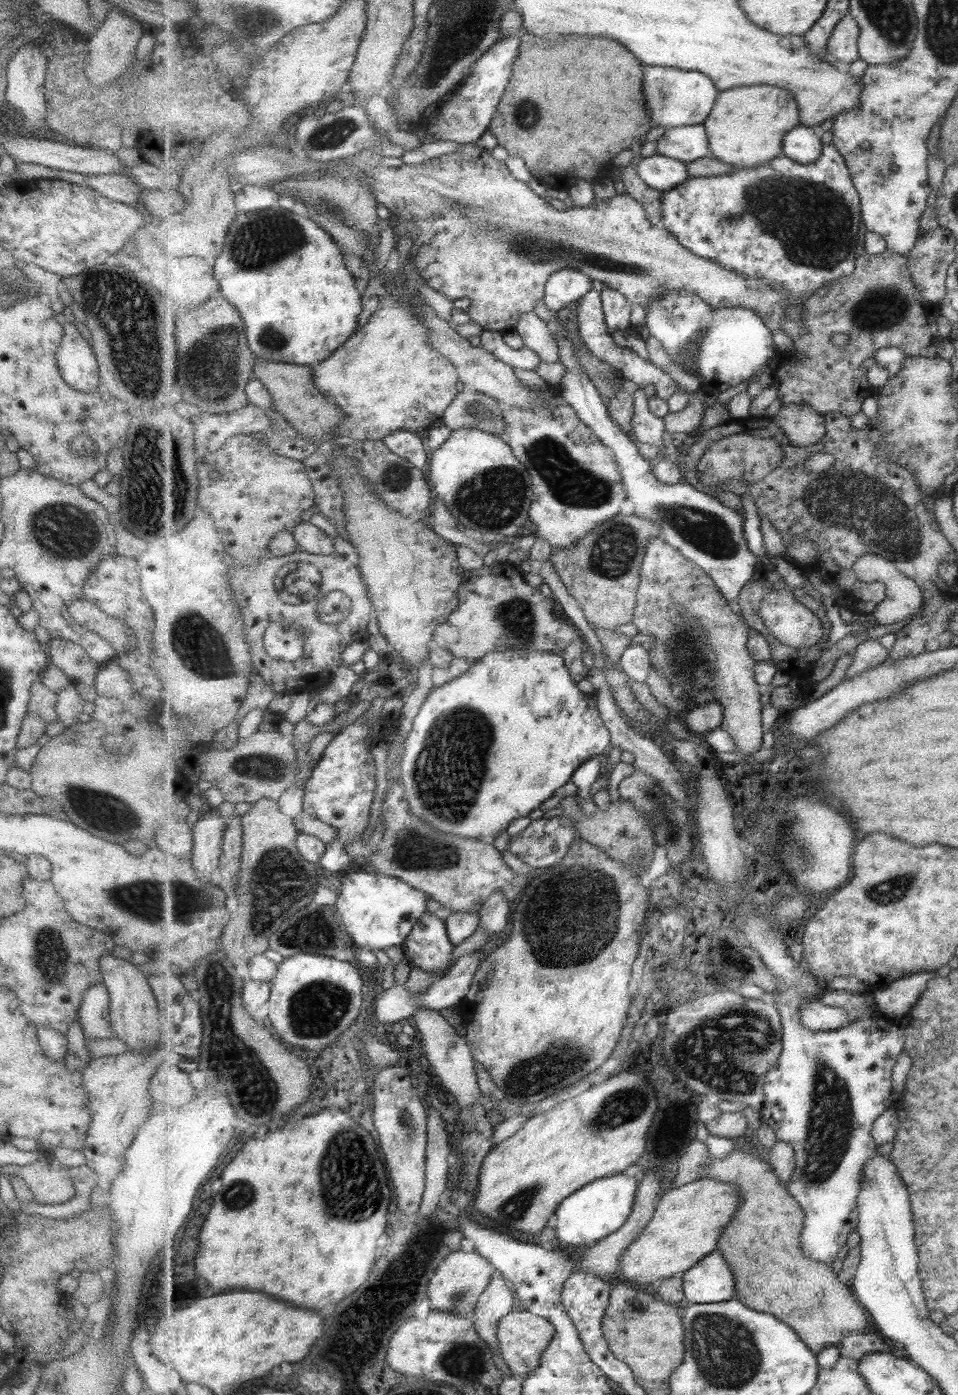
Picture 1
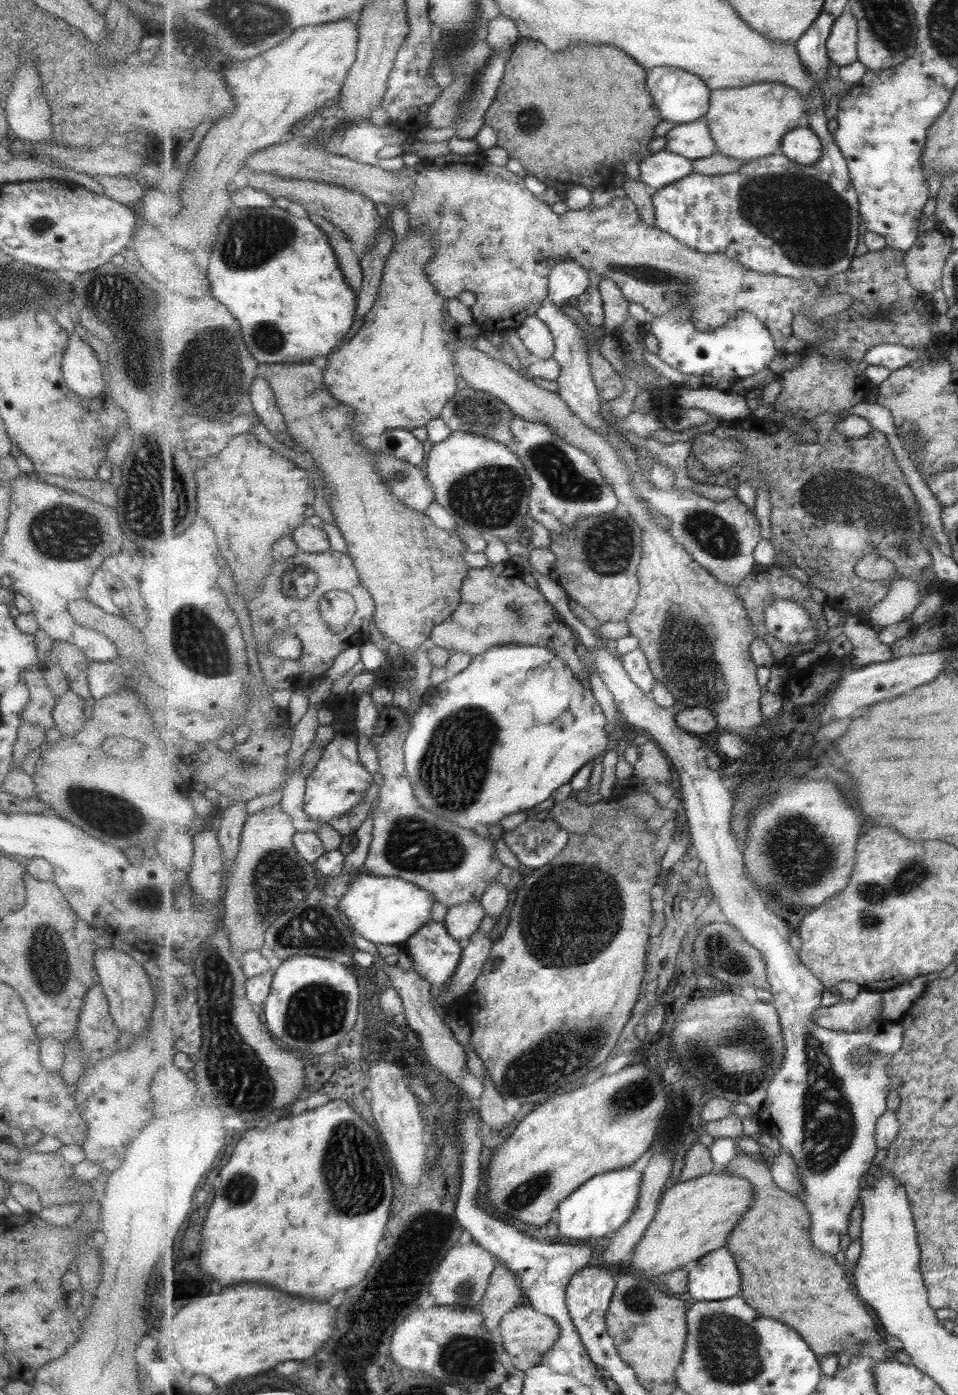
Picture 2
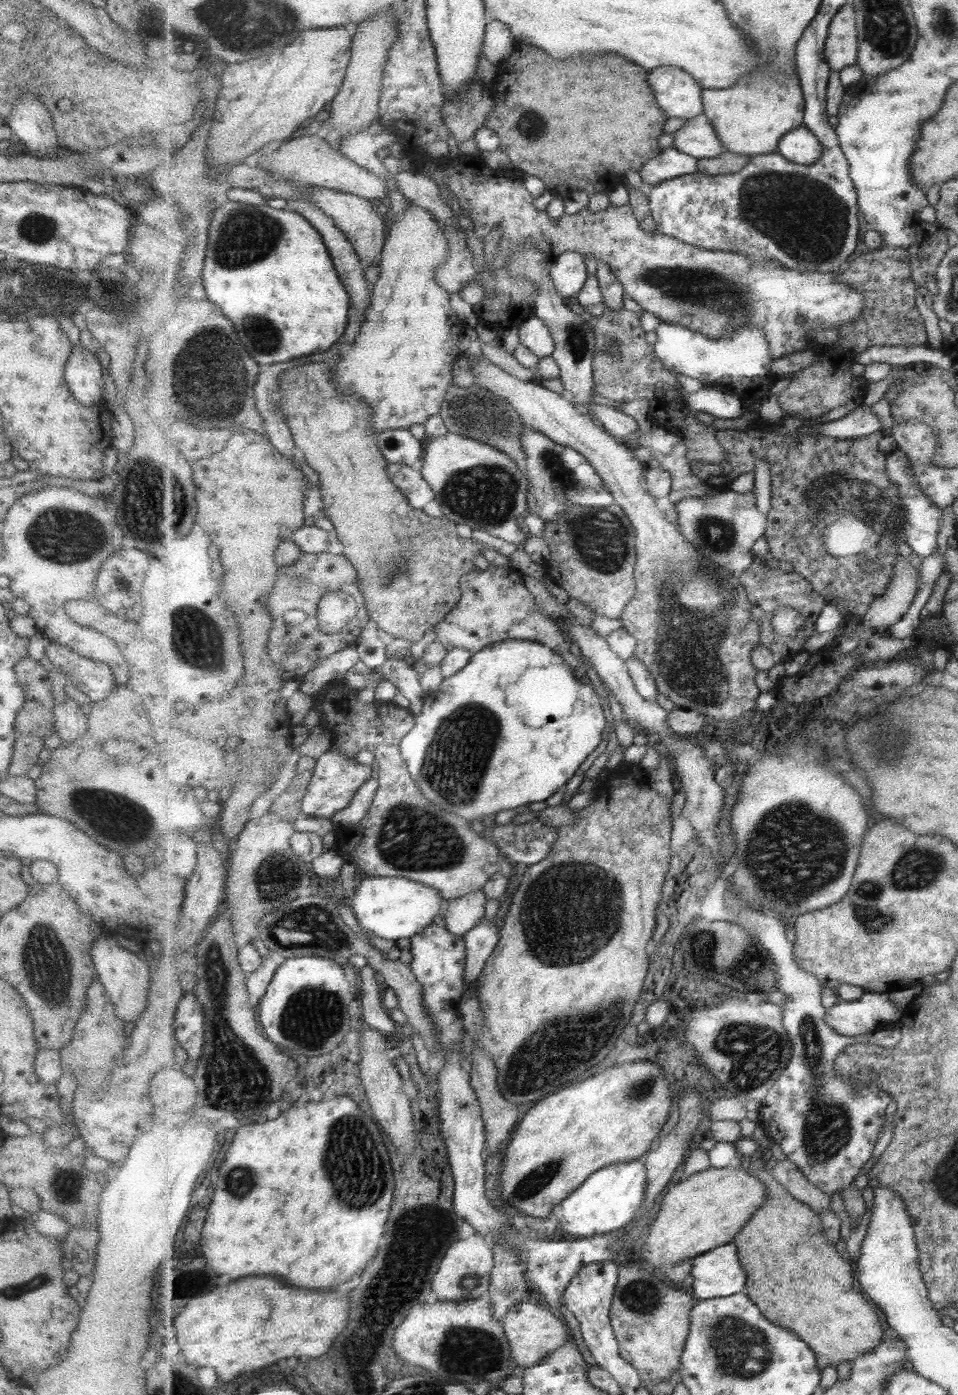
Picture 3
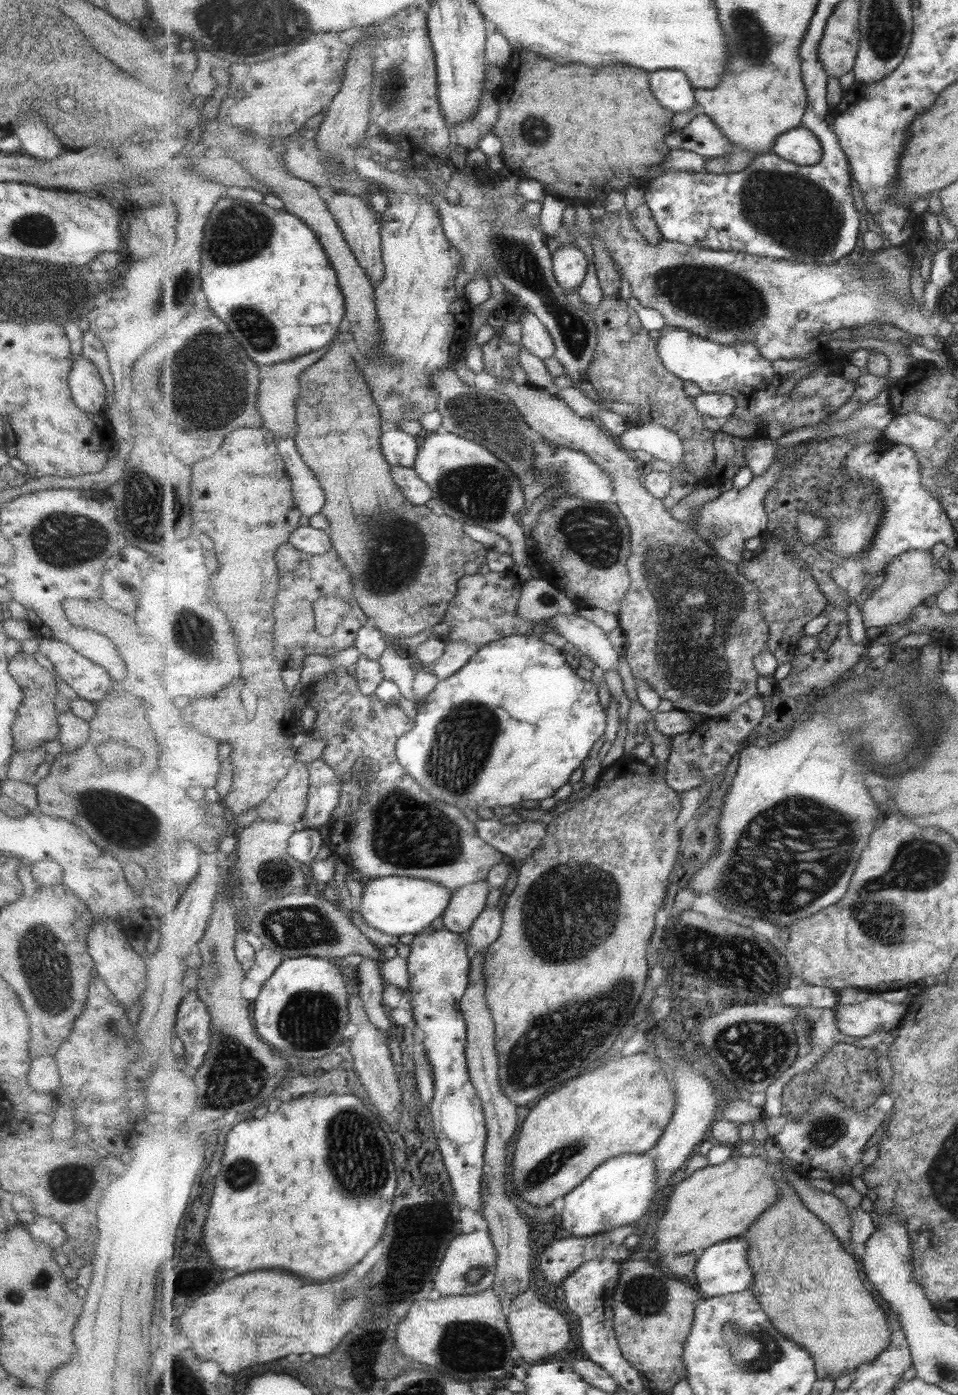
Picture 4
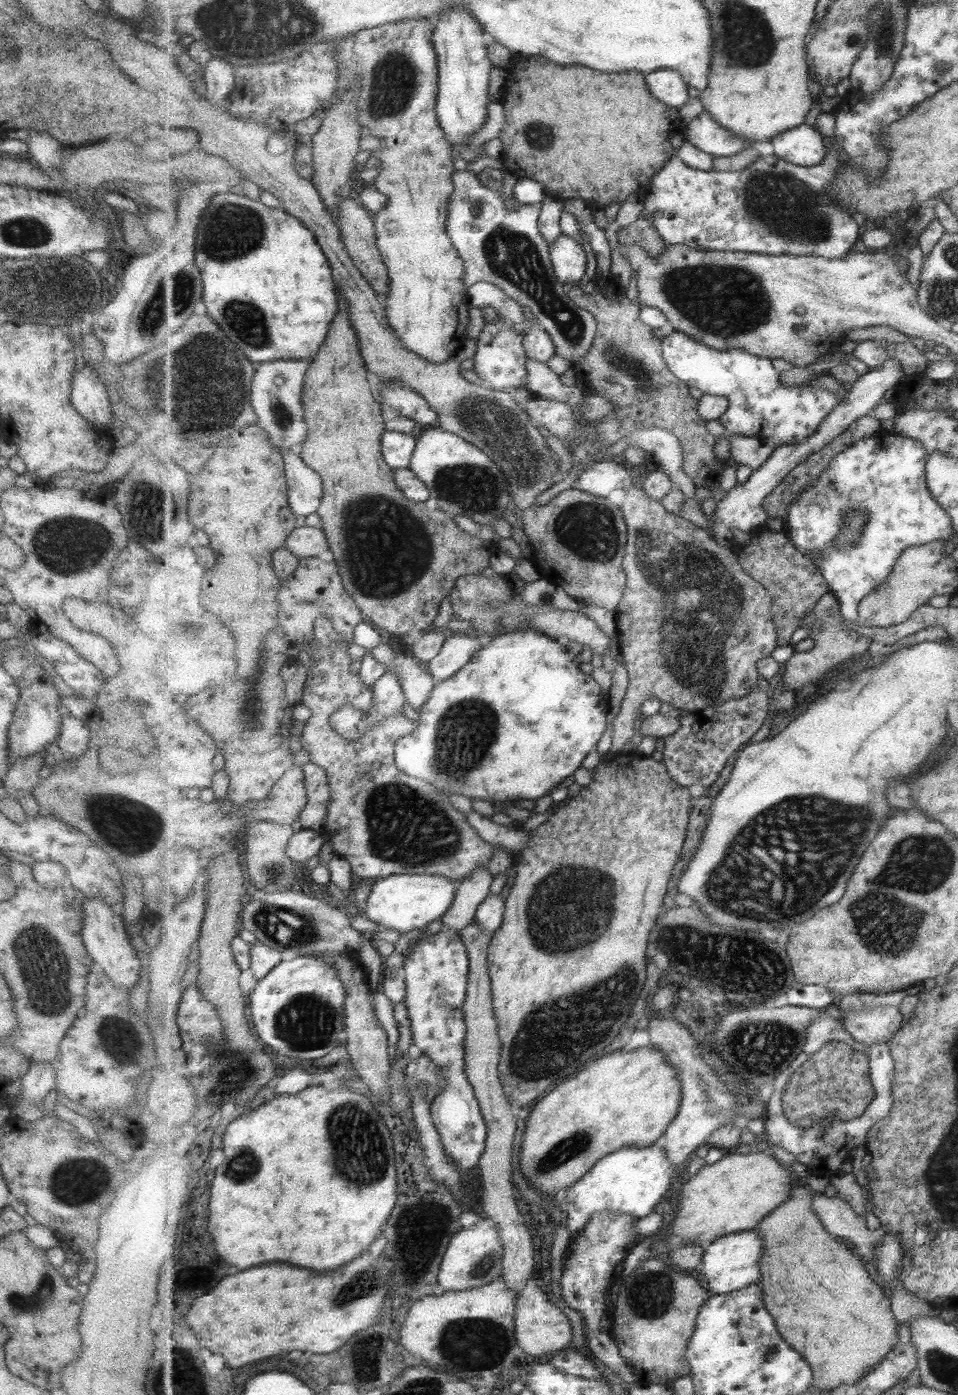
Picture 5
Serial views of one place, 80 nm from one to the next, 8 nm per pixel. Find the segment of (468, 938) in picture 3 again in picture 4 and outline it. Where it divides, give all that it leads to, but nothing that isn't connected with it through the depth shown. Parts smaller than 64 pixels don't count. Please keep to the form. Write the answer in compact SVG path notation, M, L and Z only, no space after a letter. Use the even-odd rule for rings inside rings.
M487 905L481 916L475 920L475 924L469 933L469 944L471 944L471 954L487 954L490 944L499 940L503 929L504 912L499 908L491 908Z

